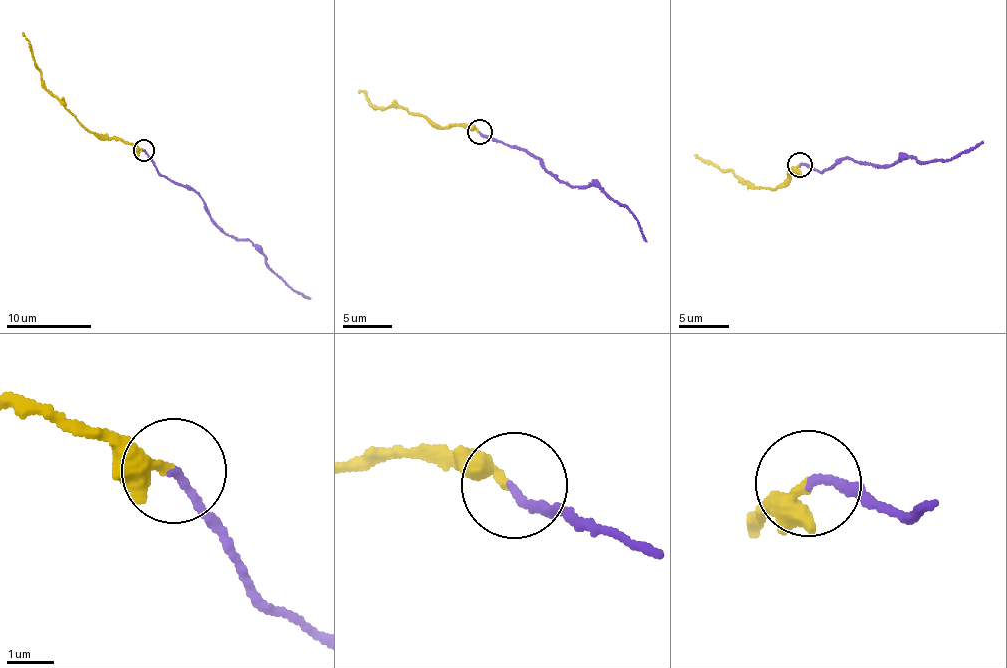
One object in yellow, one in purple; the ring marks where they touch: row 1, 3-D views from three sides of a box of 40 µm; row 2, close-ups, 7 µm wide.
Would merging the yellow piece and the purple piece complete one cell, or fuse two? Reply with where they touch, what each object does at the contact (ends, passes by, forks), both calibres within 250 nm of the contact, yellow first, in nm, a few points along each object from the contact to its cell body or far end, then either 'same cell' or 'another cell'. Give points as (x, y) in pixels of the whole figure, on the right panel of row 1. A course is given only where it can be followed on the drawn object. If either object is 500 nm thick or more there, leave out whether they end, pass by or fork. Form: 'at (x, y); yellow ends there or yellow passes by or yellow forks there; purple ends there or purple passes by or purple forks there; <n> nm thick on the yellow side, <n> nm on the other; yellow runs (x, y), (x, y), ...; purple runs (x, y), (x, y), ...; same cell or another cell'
at (800, 165); yellow ends there; purple ends there; 260 nm thick on the yellow side, 160 nm on the other; yellow runs (800, 164), (788, 173), (789, 180), (776, 190), (751, 184), (694, 156); purple runs (800, 164), (819, 171), (848, 157), (886, 166), (898, 153), (947, 161), (983, 140); same cell

